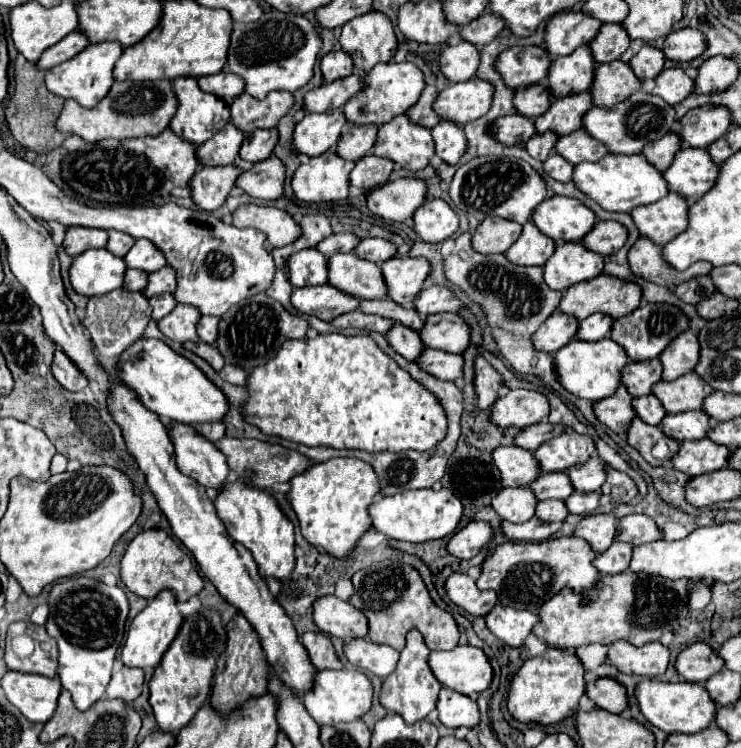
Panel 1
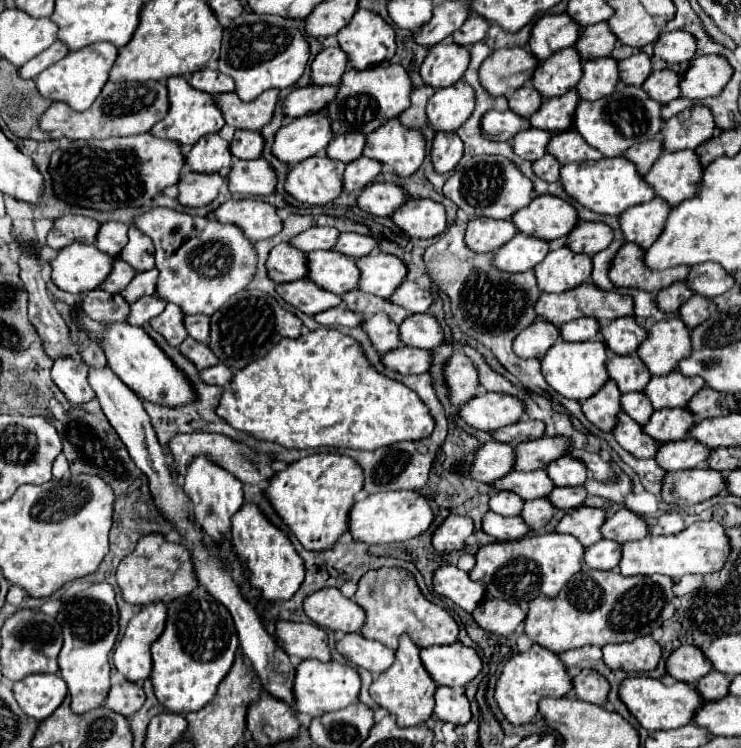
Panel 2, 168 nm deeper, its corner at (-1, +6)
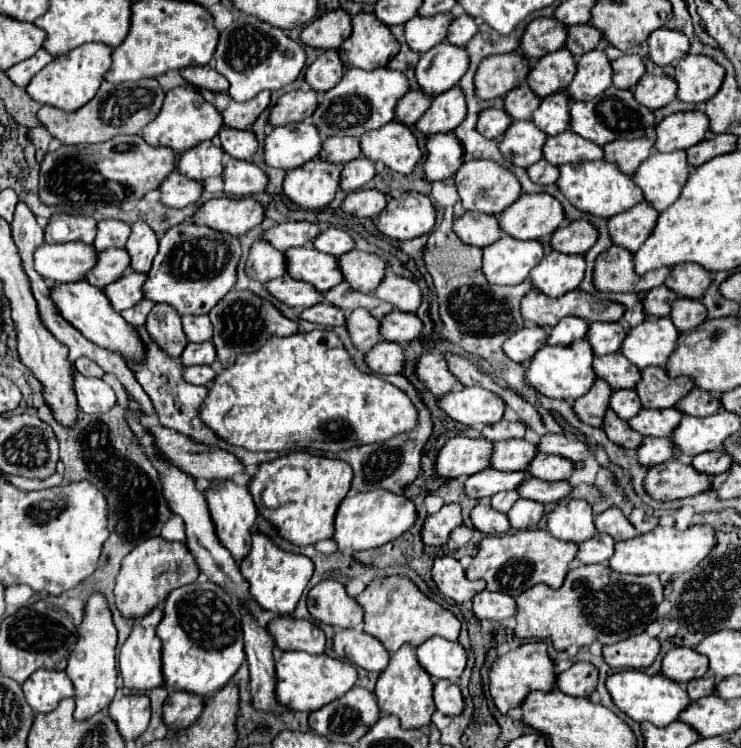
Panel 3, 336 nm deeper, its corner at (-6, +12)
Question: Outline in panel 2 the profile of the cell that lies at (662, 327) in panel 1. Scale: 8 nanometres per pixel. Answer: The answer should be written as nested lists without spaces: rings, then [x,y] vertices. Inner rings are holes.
[[[625,316],[625,318],[617,318],[617,320],[611,320],[609,324],[601,326],[601,336],[613,354],[635,354],[637,346],[641,342],[645,342],[645,338],[647,338],[647,326],[639,324],[635,316]]]

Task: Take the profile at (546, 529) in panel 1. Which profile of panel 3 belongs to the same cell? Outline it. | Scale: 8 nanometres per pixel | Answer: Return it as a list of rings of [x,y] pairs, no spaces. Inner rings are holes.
[[[480,500],[472,514],[470,514],[470,520],[474,524],[476,530],[480,530],[482,534],[506,534],[510,532],[510,522],[506,518],[506,514],[502,512],[496,512],[492,506],[490,506],[490,500]]]

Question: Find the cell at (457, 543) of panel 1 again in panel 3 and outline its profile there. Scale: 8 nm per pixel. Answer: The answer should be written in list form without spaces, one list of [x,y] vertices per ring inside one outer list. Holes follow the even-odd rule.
[[[446,504],[440,512],[426,516],[420,538],[428,546],[442,546],[448,542],[450,532],[462,524],[462,510],[458,504]]]

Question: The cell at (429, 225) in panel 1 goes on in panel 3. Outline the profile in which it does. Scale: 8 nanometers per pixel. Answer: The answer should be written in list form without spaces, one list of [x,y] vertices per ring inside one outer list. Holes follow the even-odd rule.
[[[406,192],[390,198],[376,220],[376,230],[390,240],[412,240],[428,234],[436,222],[436,210],[424,194]]]

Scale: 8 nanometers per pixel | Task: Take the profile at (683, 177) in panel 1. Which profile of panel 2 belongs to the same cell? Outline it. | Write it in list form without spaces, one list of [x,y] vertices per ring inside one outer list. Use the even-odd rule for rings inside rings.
[[[665,150],[645,176],[655,194],[667,200],[671,206],[693,198],[701,188],[701,178],[703,166],[695,150]]]

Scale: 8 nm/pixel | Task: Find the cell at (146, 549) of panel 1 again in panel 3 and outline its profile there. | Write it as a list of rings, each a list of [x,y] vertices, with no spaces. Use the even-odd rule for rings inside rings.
[[[160,536],[144,540],[124,560],[116,576],[114,600],[124,618],[144,618],[152,608],[162,604],[170,590],[186,586],[198,578],[198,566],[190,550],[180,542],[166,542]]]

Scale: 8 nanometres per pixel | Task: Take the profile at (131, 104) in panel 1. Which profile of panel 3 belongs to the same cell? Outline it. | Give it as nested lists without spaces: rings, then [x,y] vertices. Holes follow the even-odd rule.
[[[142,78],[136,82],[102,82],[96,96],[76,112],[64,112],[52,106],[42,106],[38,110],[38,120],[44,128],[58,138],[62,144],[96,144],[106,142],[118,134],[140,134],[140,130],[152,122],[164,102],[164,92],[156,78]]]

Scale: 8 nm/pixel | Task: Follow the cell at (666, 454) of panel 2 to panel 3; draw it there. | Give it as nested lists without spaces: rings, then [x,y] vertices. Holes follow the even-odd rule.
[[[644,438],[642,444],[636,448],[636,456],[642,466],[652,468],[674,458],[674,446],[666,438]]]

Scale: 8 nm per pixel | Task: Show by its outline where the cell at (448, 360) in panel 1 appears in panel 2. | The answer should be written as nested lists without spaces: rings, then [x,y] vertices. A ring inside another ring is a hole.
[[[401,346],[391,350],[383,356],[385,366],[401,372],[401,374],[423,374],[431,370],[433,352],[431,350],[417,350],[411,346]]]

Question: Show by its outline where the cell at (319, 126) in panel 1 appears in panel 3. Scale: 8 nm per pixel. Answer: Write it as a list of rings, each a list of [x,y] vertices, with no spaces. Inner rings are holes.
[[[312,122],[278,126],[266,136],[264,164],[278,170],[300,168],[318,156],[322,140]]]

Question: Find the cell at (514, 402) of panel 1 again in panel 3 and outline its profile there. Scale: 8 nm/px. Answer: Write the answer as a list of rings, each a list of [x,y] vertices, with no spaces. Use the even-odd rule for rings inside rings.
[[[462,388],[452,390],[438,398],[438,408],[446,412],[452,420],[470,424],[494,424],[504,416],[504,402],[496,394],[484,388]]]

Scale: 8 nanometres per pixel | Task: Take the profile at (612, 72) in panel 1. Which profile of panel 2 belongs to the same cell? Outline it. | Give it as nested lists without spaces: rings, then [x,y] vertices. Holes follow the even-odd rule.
[[[605,56],[605,58],[587,60],[583,64],[583,76],[575,88],[581,96],[581,100],[593,102],[593,100],[613,94],[613,90],[617,88],[619,82],[621,82],[619,62],[611,56]]]

